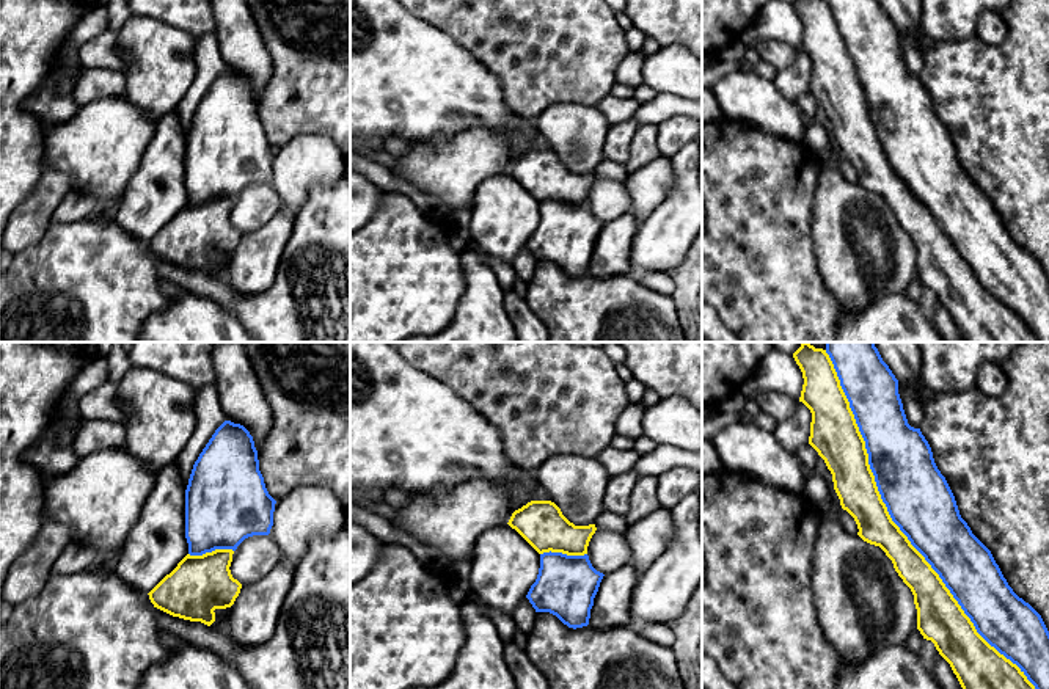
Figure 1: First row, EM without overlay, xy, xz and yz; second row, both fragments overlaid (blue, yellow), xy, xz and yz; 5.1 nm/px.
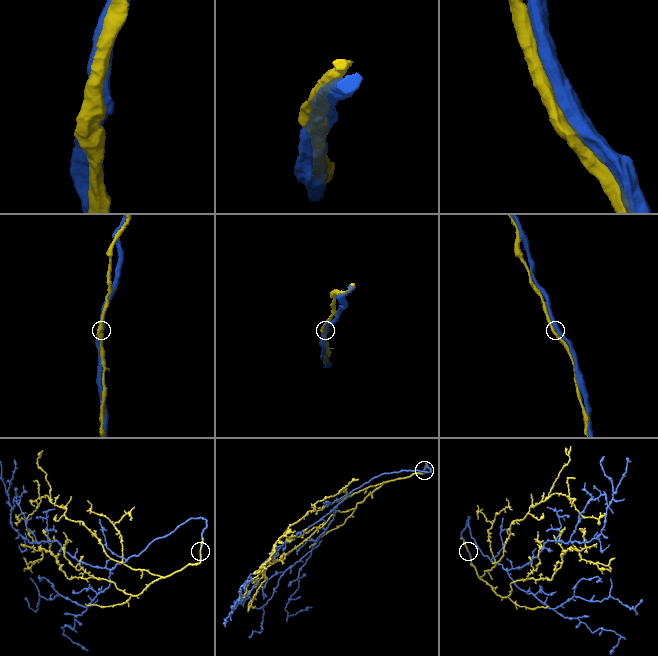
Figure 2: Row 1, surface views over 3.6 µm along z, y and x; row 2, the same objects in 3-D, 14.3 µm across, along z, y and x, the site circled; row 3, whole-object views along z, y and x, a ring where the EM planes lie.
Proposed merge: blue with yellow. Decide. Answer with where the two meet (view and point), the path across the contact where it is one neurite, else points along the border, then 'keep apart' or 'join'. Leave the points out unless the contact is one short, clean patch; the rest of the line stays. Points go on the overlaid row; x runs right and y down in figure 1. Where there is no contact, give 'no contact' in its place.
yz (894, 521) | join

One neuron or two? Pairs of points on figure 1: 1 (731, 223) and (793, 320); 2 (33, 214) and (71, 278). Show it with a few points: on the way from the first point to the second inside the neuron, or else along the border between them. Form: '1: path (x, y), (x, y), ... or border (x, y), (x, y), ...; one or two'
1: path (754, 247), (756, 266), (773, 297); one
2: border (52, 222), (36, 242), (16, 255); two

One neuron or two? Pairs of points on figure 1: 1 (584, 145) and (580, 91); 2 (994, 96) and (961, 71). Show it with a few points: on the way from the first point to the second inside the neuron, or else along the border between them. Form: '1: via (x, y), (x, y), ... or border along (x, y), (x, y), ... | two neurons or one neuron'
1: border along (595, 105), (553, 104), (545, 112) | two neurons
2: via (986, 96), (969, 79) | one neuron

